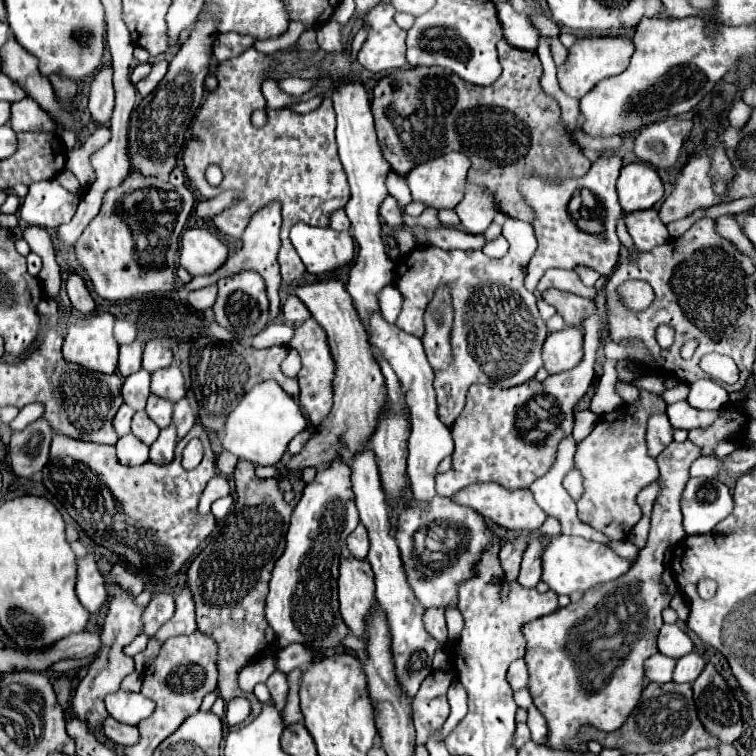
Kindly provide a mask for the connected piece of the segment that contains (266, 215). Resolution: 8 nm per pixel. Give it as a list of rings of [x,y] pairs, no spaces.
[[[272,201],[272,203],[264,205],[264,207],[260,207],[252,215],[252,219],[250,219],[250,223],[248,223],[248,227],[246,227],[246,231],[242,235],[242,239],[244,239],[242,251],[236,251],[218,269],[220,271],[220,277],[232,277],[232,275],[242,273],[242,271],[256,271],[256,273],[260,273],[262,279],[264,279],[264,283],[266,283],[266,289],[268,289],[270,317],[272,319],[276,319],[278,313],[280,313],[280,297],[278,297],[278,289],[280,289],[280,267],[278,267],[278,261],[276,261],[278,249],[280,249],[280,225],[282,225],[282,217],[280,217],[280,203],[278,201],[276,203]]]

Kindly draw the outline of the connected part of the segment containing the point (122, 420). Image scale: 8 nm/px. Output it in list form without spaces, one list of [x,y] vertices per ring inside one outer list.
[[[122,405],[114,417],[114,429],[118,433],[118,437],[130,433],[130,421],[132,421],[132,415],[134,411],[128,407],[128,405]]]

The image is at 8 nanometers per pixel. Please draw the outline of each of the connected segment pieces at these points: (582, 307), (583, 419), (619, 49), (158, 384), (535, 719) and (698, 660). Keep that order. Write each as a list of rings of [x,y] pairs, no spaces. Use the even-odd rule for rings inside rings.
[[[550,289],[542,297],[550,305],[556,307],[556,311],[562,315],[564,323],[570,325],[570,327],[580,327],[582,321],[596,311],[596,305],[590,299],[584,299],[584,297],[578,297],[578,295],[572,295],[572,293]]]
[[[586,409],[586,411],[578,411],[578,427],[576,427],[576,441],[580,443],[596,425],[596,415]]]
[[[582,37],[578,39],[570,47],[568,61],[562,67],[558,67],[558,81],[560,81],[562,91],[574,99],[582,99],[602,79],[620,75],[628,67],[630,57],[634,55],[634,49],[636,47],[630,37]]]
[[[176,365],[164,369],[164,371],[156,371],[152,375],[152,385],[150,385],[150,391],[156,395],[156,397],[162,397],[162,399],[168,399],[170,403],[176,403],[184,397],[184,377],[180,373],[180,369]]]
[[[534,705],[528,709],[528,721],[526,723],[530,727],[532,741],[538,745],[546,745],[548,743],[548,725],[546,725],[544,715]]]
[[[688,653],[678,659],[674,669],[674,683],[694,683],[700,671],[704,669],[706,661],[698,653]]]

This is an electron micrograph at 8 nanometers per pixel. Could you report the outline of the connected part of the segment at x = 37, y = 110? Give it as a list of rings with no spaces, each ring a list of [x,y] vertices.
[[[30,97],[12,103],[12,117],[10,127],[20,131],[56,131],[54,119]]]

